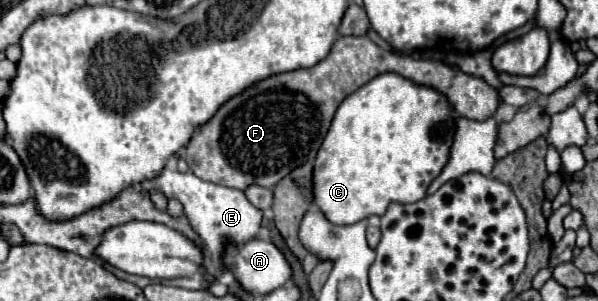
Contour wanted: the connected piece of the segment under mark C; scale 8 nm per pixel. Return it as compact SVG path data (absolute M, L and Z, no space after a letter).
M382 73L348 95L320 145L314 163L314 203L336 225L350 225L370 215L384 215L394 201L416 203L426 197L428 185L440 175L450 159L458 113L434 87L418 85L398 73Z

